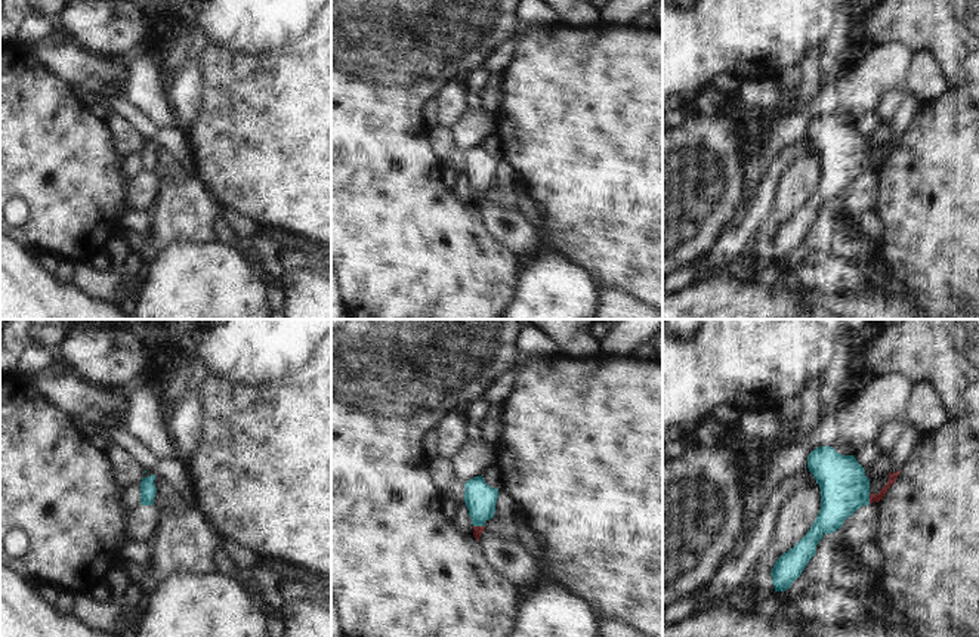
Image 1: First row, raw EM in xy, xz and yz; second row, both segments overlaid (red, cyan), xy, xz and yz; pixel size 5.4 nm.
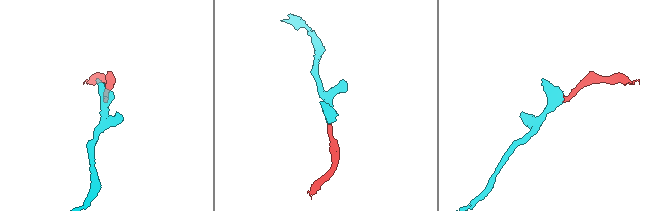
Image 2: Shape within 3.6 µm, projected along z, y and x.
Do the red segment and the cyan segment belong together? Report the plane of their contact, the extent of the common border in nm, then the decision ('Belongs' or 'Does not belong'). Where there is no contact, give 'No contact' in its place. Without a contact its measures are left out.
Touches red in yz. Shared border 60 nm. Belongs.

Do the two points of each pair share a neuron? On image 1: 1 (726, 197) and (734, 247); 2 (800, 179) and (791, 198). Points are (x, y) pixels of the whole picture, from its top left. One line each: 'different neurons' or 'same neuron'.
1: different neurons
2: same neuron

